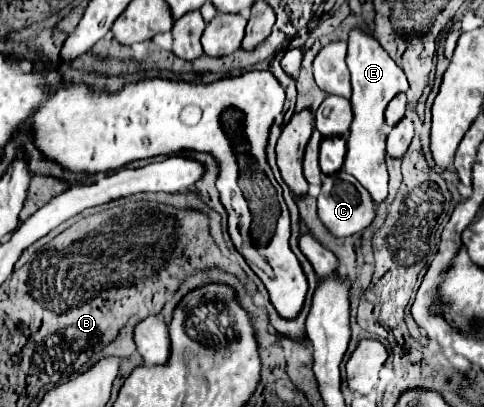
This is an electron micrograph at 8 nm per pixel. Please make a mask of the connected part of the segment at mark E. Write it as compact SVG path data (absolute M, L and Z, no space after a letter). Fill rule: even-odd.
M360 29L350 31L348 39L348 57L346 57L350 75L352 75L352 111L354 121L346 141L346 161L344 171L354 175L372 195L376 203L384 201L388 195L388 171L386 171L386 133L382 131L385 117L384 111L390 99L408 89L408 81L404 71L388 57L388 53L380 47L380 43L366 35Z

